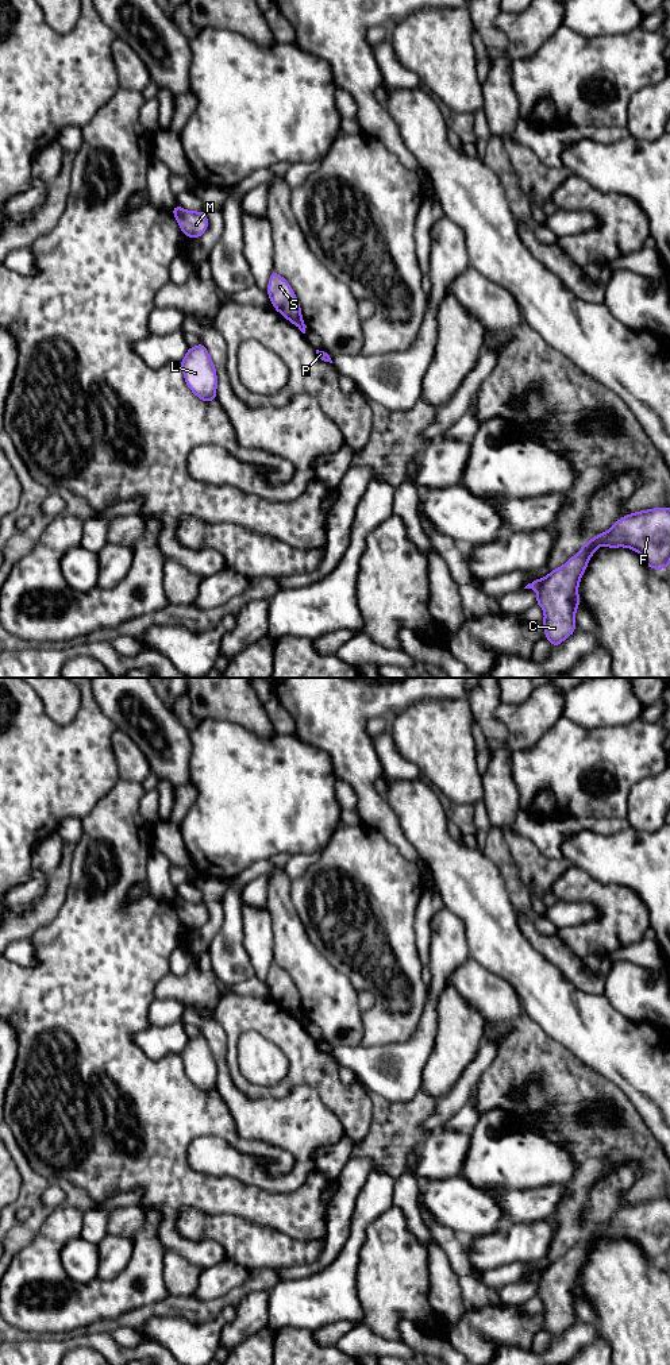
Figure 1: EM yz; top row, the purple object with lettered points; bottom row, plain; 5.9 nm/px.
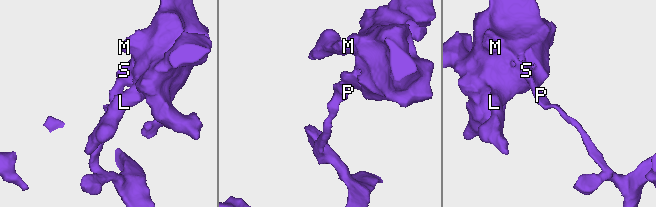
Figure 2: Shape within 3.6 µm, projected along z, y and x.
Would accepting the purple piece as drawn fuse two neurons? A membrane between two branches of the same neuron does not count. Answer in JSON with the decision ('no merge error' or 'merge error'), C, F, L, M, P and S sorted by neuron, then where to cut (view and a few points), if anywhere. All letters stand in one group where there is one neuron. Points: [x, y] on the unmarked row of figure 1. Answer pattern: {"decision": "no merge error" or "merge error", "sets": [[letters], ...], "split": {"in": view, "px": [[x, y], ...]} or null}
{"decision": "merge error", "sets": [["C", "F", "P"], ["L", "M", "S"]], "split": {"in": "yz", "px": [[303, 1014], [299, 1018]]}}

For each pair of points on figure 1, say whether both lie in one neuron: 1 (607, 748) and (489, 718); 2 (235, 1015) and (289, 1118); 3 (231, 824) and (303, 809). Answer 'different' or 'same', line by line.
1: different
2: different
3: same

